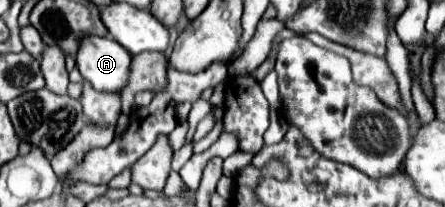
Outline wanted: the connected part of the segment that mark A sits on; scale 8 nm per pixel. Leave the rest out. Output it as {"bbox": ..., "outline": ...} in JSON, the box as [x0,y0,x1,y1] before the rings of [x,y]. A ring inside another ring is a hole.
{"bbox":[77,35,131,93],"outline":[[[91,35],[79,47],[77,69],[93,89],[101,93],[123,93],[129,85],[131,55],[115,39]]]}

